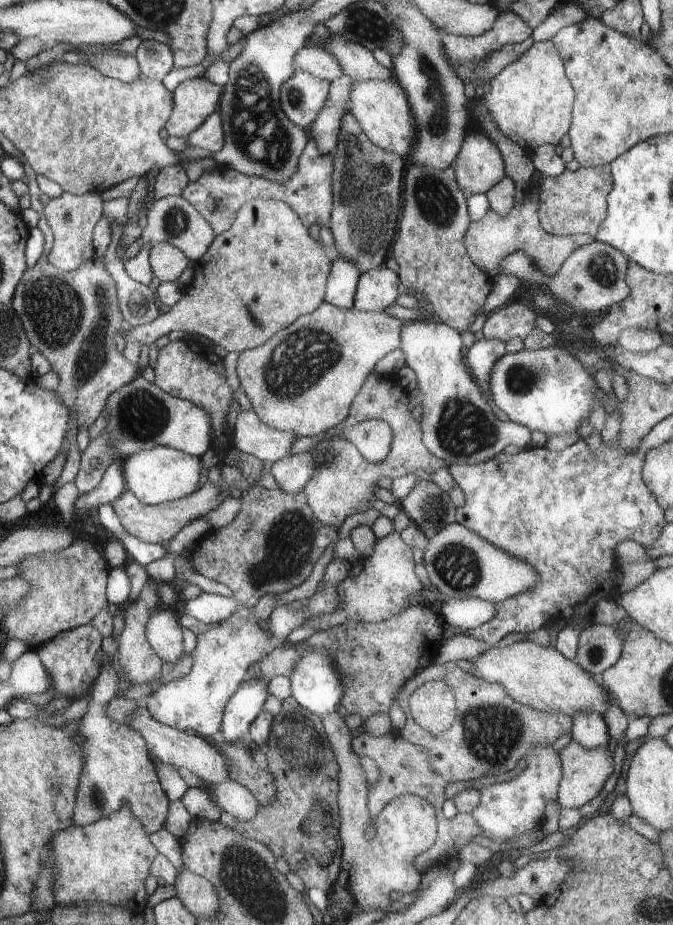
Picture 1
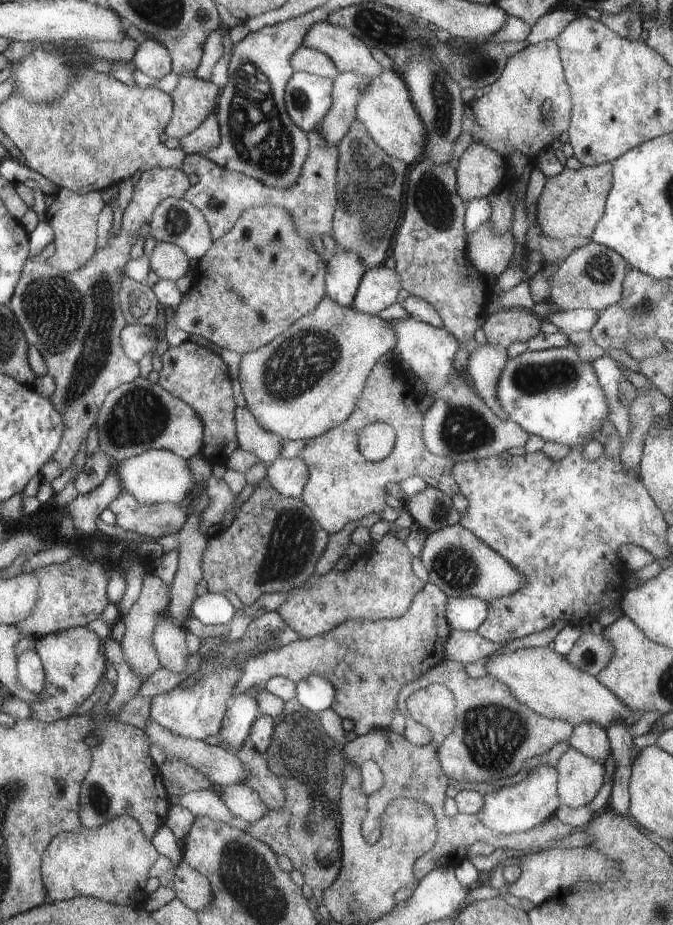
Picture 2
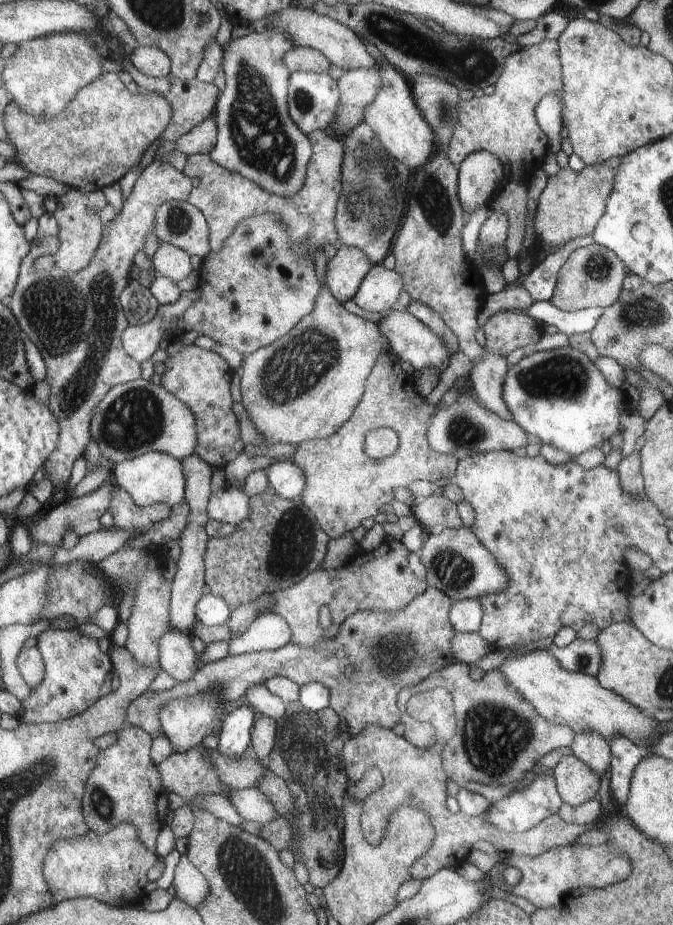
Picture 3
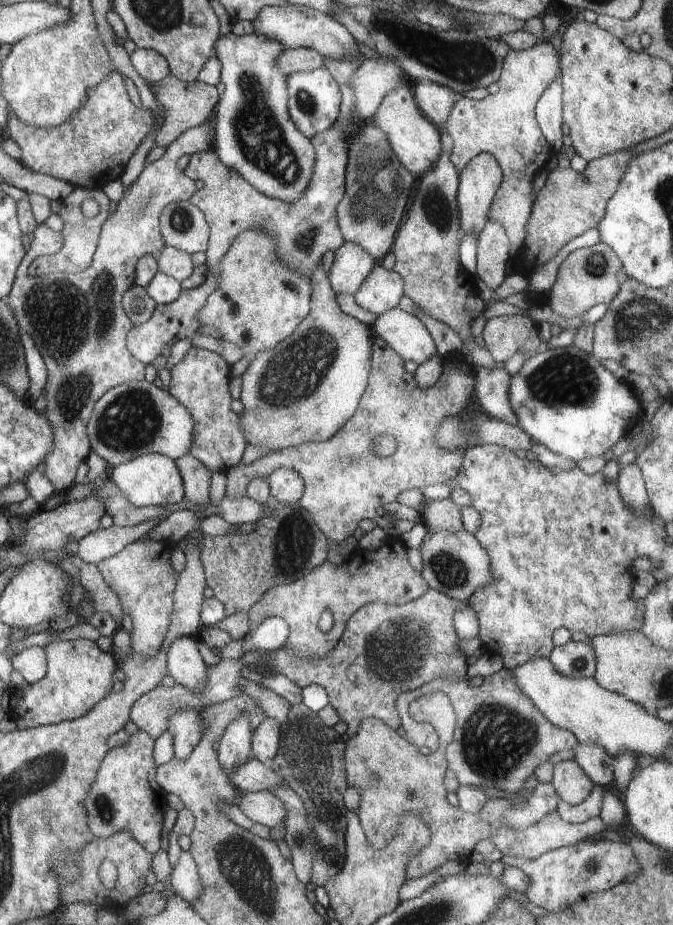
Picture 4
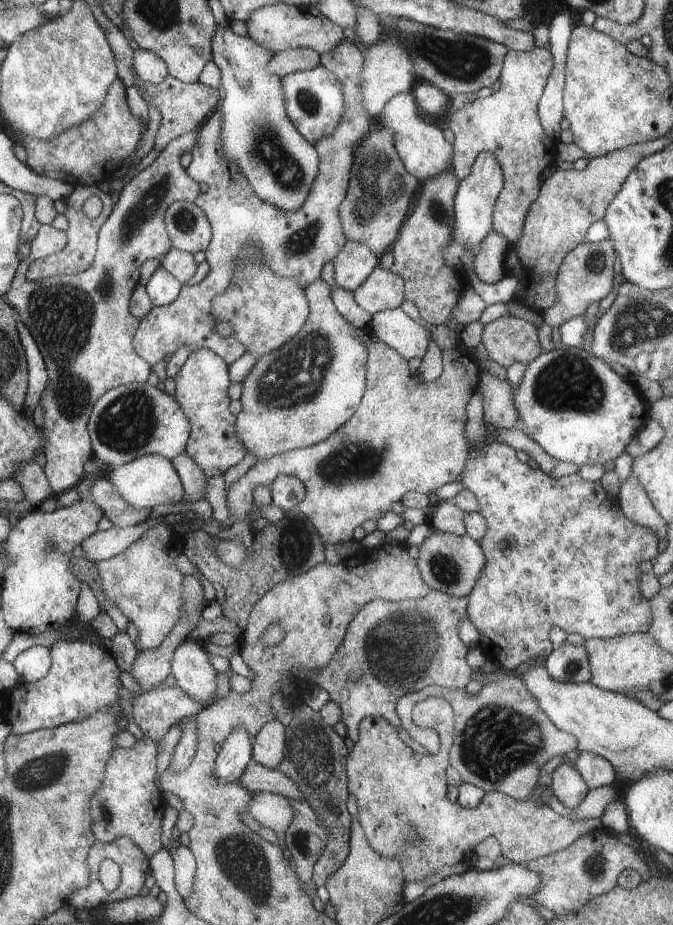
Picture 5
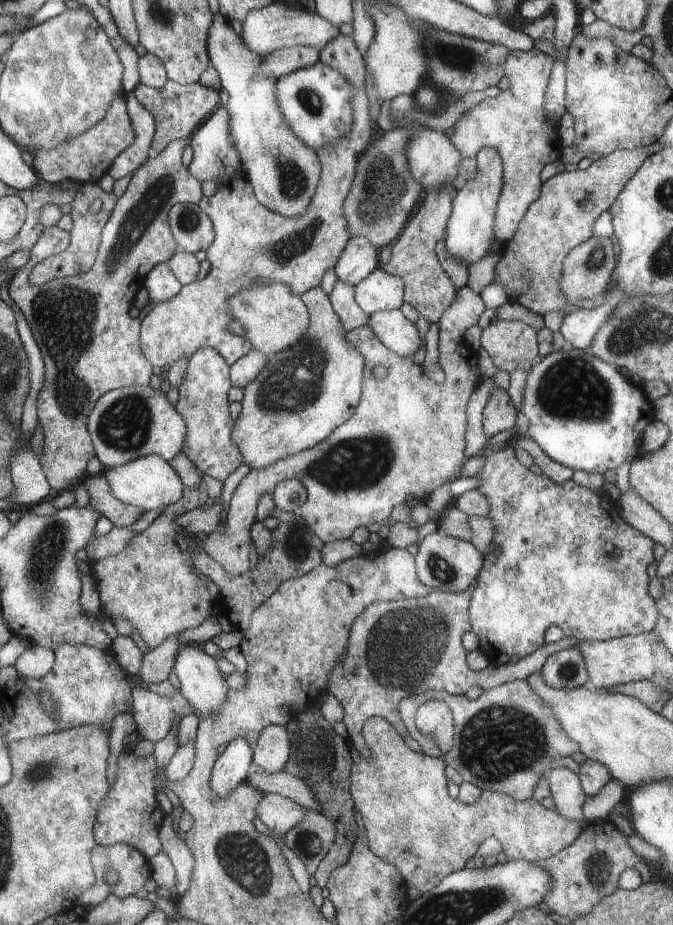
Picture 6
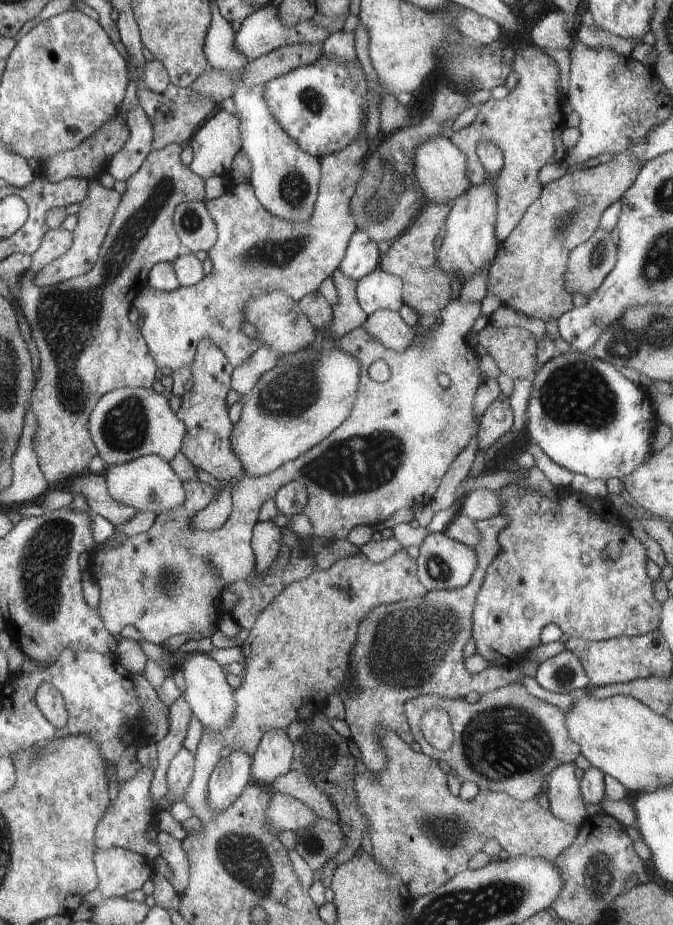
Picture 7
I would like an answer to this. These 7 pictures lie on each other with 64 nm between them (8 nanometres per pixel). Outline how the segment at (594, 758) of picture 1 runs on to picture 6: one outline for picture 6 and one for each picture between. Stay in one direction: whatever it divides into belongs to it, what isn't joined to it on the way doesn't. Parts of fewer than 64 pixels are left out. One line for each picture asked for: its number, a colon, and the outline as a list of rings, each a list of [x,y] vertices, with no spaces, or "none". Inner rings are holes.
2: [[[569,746],[561,758],[555,762],[559,780],[557,780],[557,798],[559,804],[571,810],[583,808],[599,794],[605,784],[605,762],[593,760],[573,746]]]
3: [[[575,754],[561,756],[551,774],[555,778],[559,800],[563,804],[575,808],[589,800],[597,800],[597,792],[601,788],[601,776]]]
4: [[[567,760],[567,762],[559,762],[553,766],[553,780],[551,780],[557,796],[571,804],[577,806],[581,804],[597,786],[575,760]]]
5: [[[559,764],[553,772],[551,772],[551,790],[553,796],[569,808],[575,808],[583,802],[583,798],[589,792],[587,782],[583,780],[581,772],[577,772],[575,766],[571,764]]]
6: [[[553,768],[547,776],[549,792],[555,804],[555,812],[569,818],[569,820],[583,820],[583,802],[587,794],[581,788],[579,776],[573,774],[569,768]]]

